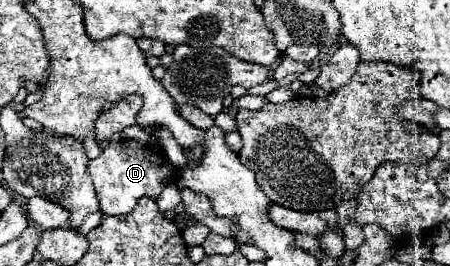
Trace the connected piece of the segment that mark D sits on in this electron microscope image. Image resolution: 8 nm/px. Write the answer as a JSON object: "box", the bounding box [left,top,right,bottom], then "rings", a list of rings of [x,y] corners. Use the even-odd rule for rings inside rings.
{"box":[88,139,182,215],"rings":[[[120,139],[118,143],[106,145],[100,157],[88,161],[88,173],[100,201],[100,211],[104,215],[124,215],[134,209],[140,197],[150,197],[156,201],[164,187],[178,181],[182,171],[168,161],[164,151],[144,145],[136,139]]]}

